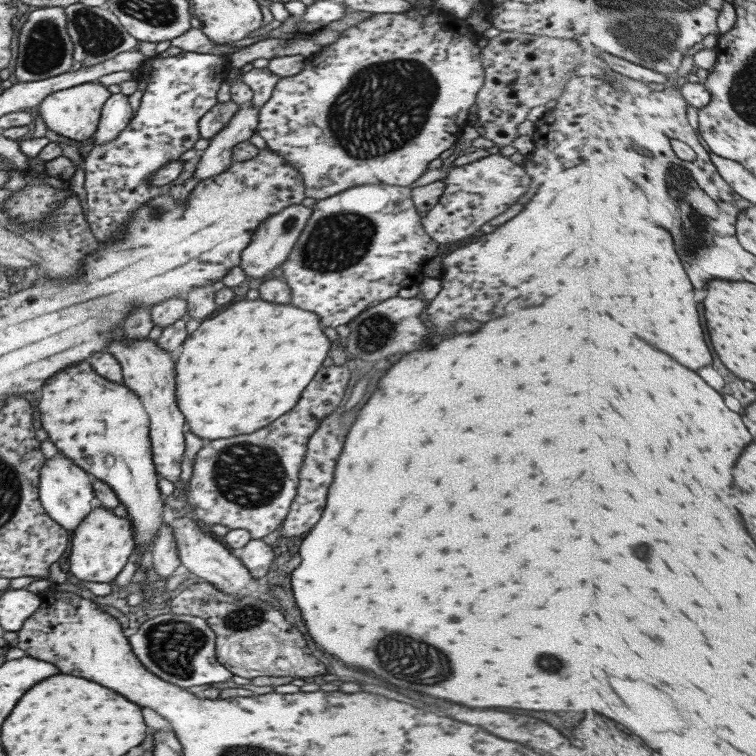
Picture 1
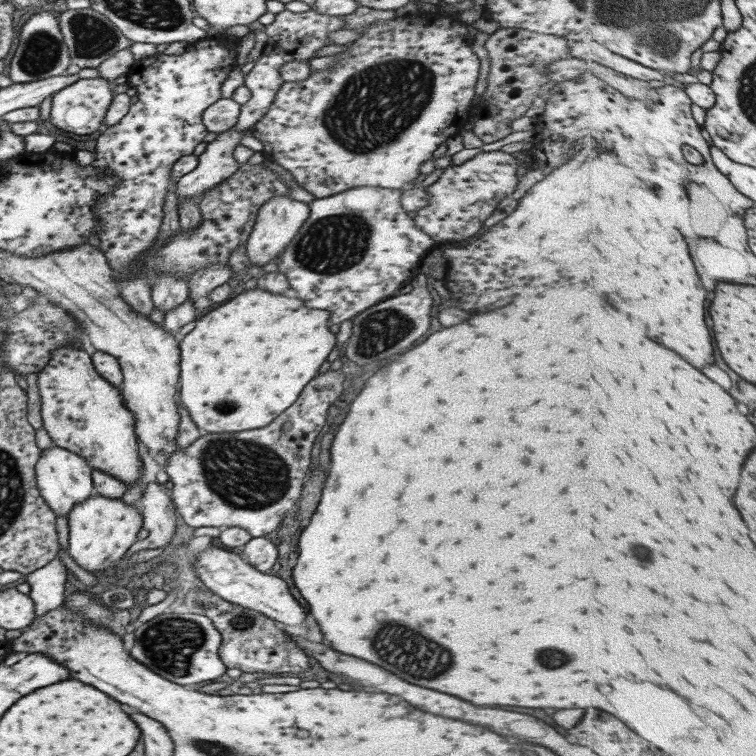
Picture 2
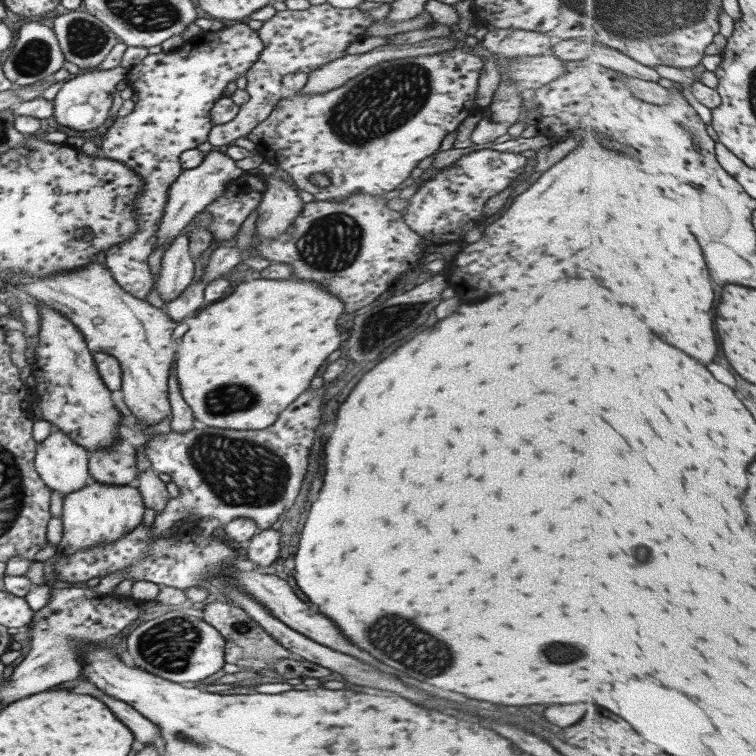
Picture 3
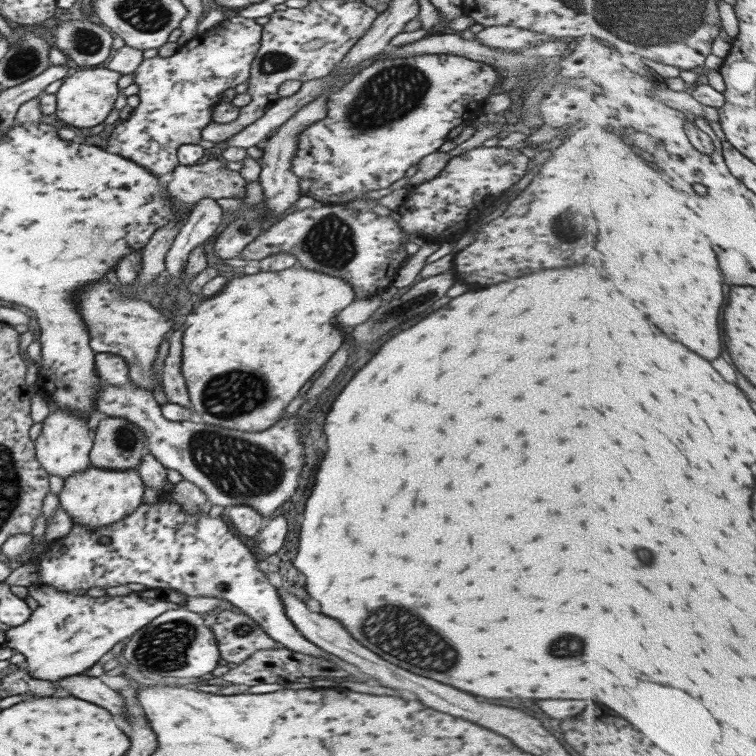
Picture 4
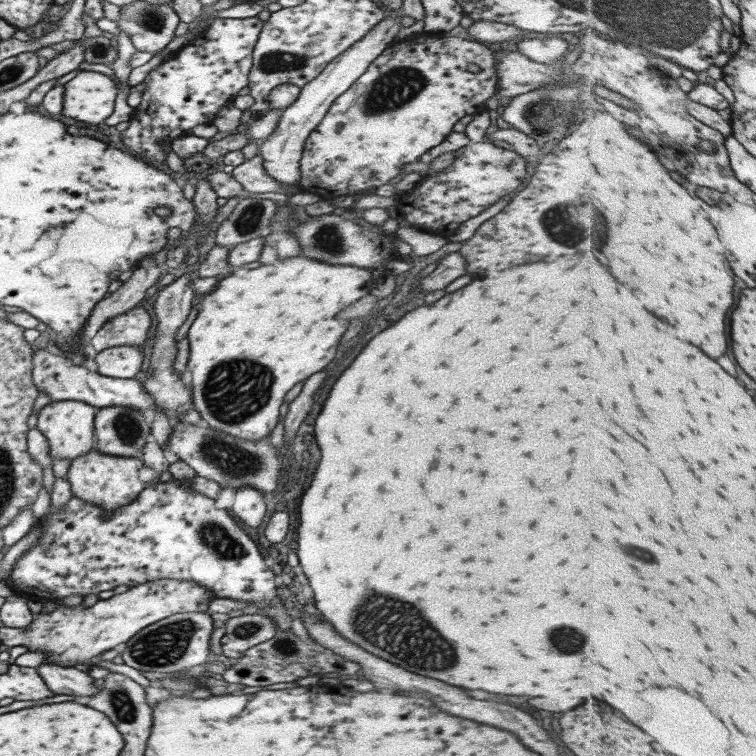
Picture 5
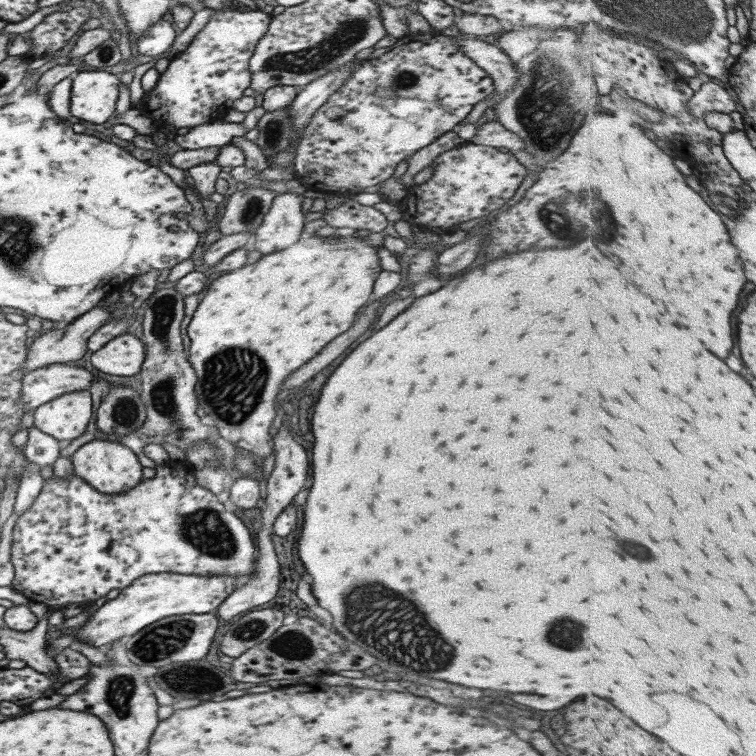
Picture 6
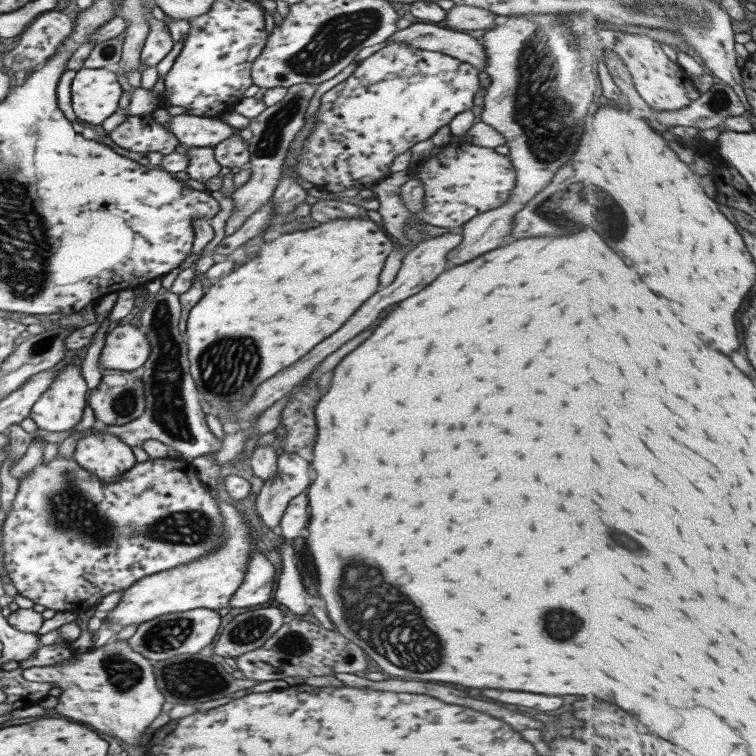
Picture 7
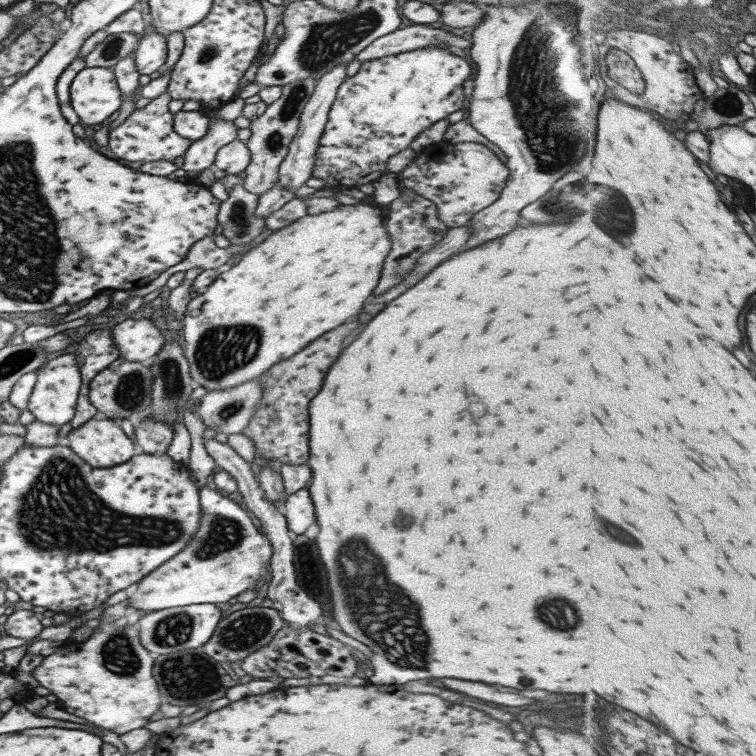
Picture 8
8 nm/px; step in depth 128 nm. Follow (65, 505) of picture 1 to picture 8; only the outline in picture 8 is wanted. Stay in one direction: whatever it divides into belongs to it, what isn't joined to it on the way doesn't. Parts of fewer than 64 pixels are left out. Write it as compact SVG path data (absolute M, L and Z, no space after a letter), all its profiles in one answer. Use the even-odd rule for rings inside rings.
M66 352L43 364L35 370L36 381L31 388L26 409L33 414L34 420L49 426L63 426L73 418L78 392L81 386L79 367L75 353Z

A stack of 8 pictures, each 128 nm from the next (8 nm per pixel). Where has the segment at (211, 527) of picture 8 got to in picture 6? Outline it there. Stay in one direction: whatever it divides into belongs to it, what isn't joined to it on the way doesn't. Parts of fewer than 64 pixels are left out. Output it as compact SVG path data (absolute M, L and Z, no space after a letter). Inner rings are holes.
M155 573L144 574L136 578L129 586L120 589L117 597L112 600L105 601L99 608L94 609L85 623L75 628L67 628L62 636L73 636L77 643L85 641L85 644L103 649L109 646L113 641L123 637L131 637L145 628L148 624L169 616L177 614L205 614L215 612L221 601L231 594L235 589L239 588L243 582L237 578L231 578L227 574L219 574L219 576L197 576L197 574L173 574L173 573Z

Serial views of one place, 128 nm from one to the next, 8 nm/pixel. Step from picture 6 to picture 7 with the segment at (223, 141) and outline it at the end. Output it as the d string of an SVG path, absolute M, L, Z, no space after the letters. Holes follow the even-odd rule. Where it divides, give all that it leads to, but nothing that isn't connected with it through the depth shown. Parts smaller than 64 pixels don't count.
M155 108L151 117L159 123L167 121L167 128L181 145L188 148L212 148L227 136L233 136L233 130L238 132L237 128L231 127L221 119L189 116L184 113L170 116L165 108Z

